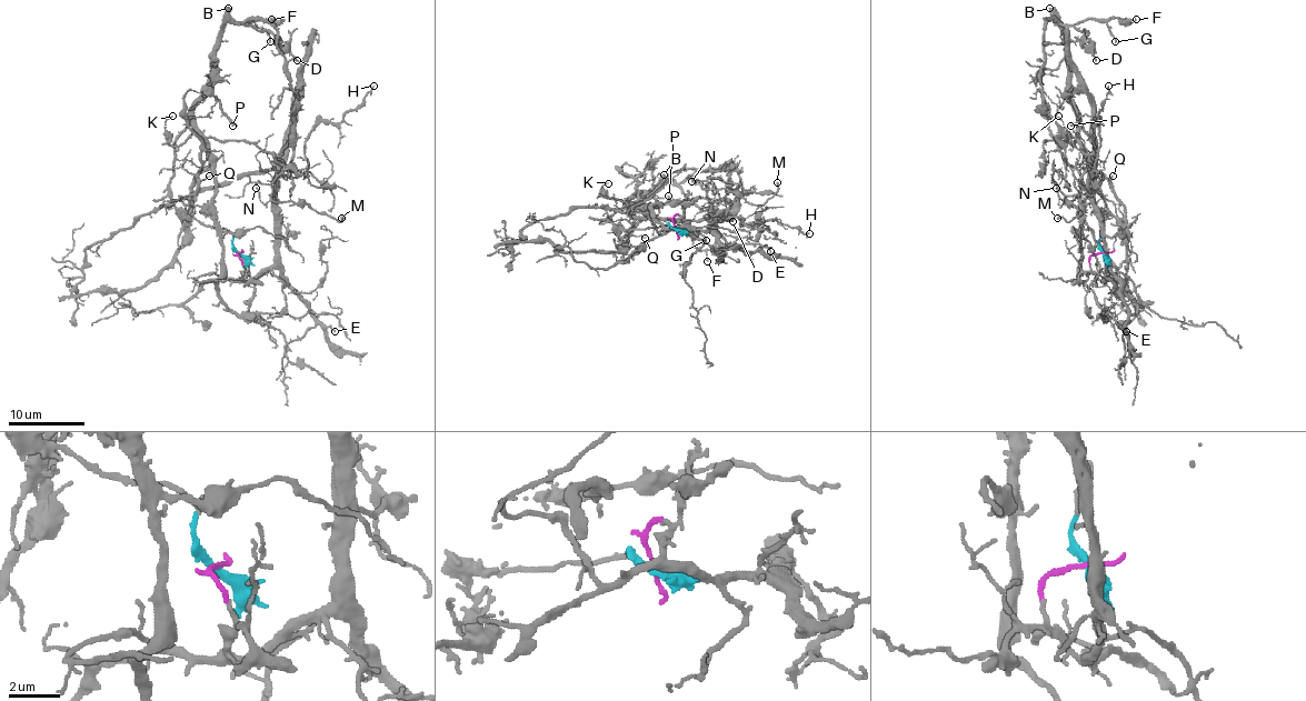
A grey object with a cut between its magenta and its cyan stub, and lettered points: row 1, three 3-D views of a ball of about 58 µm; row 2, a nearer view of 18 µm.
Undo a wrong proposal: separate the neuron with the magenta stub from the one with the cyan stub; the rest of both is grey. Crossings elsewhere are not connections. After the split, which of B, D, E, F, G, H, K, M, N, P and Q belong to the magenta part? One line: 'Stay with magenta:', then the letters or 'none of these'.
Stay with magenta: E, H, M, N

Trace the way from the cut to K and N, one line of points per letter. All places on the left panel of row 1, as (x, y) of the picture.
K: (240, 253), (228, 231), (190, 220), (171, 199), (175, 141), (192, 133), (171, 144), (173, 117)
N: (240, 253), (243, 281), (257, 277), (275, 261), (275, 194), (265, 204), (255, 187)

